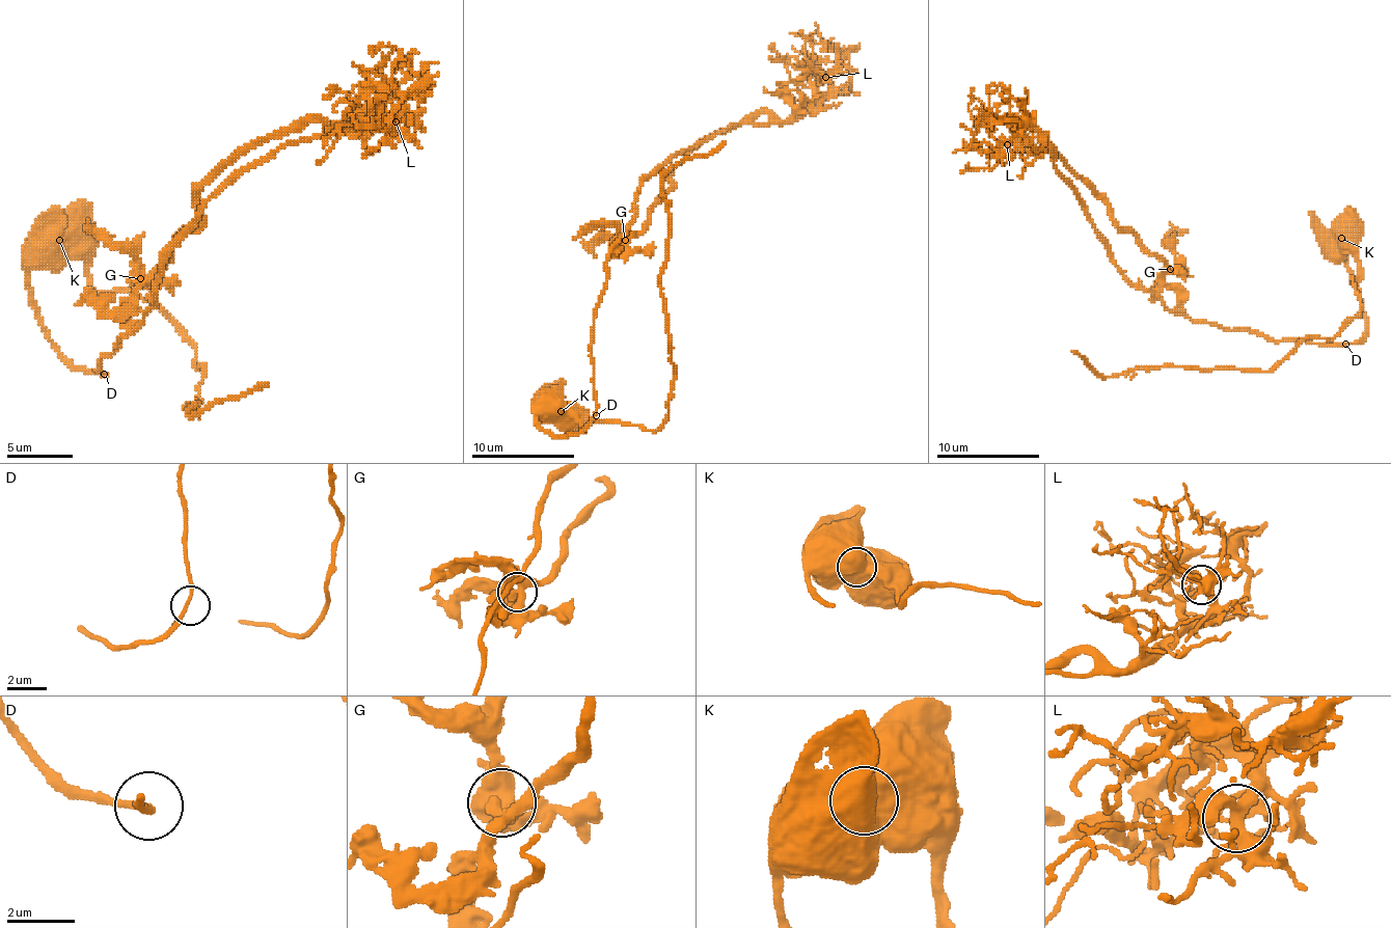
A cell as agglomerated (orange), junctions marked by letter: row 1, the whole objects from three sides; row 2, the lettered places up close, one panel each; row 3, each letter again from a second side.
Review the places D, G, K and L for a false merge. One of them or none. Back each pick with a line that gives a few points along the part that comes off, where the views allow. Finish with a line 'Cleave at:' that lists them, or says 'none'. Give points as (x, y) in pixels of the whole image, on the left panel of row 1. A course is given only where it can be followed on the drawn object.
K: foreign part runs (58, 239), (85, 262), (98, 292), (137, 292), (196, 350), (196, 366), (202, 366), (189, 415), (268, 383)
Cleave at: K

